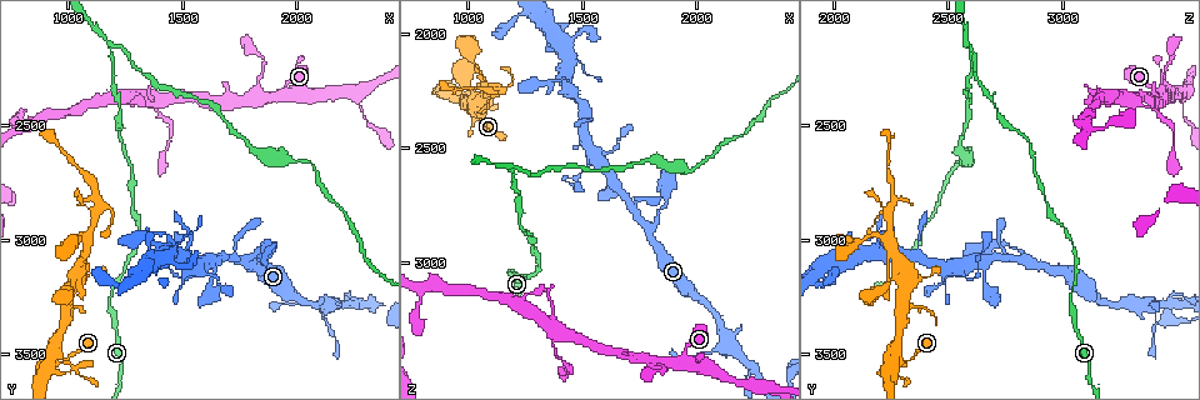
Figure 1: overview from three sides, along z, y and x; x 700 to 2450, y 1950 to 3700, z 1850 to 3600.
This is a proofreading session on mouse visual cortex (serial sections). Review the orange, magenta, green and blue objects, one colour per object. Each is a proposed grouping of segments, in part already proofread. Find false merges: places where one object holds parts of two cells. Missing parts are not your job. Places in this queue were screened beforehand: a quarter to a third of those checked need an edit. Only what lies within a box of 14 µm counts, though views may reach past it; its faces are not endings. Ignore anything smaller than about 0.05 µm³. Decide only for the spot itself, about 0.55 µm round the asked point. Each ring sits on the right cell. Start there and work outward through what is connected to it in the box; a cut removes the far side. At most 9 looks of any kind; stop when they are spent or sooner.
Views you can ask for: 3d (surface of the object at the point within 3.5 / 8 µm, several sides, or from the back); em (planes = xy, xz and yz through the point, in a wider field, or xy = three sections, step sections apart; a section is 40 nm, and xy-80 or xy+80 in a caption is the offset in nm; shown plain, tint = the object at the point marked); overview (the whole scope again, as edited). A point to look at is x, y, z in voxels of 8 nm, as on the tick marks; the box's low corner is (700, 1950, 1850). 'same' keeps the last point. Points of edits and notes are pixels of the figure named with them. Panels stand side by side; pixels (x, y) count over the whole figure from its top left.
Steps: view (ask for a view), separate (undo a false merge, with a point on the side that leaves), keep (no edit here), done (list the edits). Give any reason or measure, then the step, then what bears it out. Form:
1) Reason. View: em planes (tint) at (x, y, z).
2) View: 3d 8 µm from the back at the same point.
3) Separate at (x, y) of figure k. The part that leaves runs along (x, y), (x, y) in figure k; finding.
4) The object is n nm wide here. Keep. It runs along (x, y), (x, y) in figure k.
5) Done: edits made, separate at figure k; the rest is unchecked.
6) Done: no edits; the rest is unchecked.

Thin neck. View: 3d 8 µm at (930, 3530, 2280).

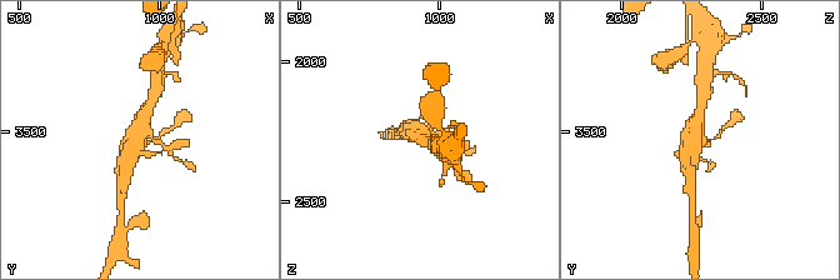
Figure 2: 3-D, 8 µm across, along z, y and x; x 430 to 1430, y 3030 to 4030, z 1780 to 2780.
4 arms meet here; the arms are 100, 150, 350, 500 nm wide; need the tissue. View: em xy step 1 (tint) at (940, 3520, 2280).

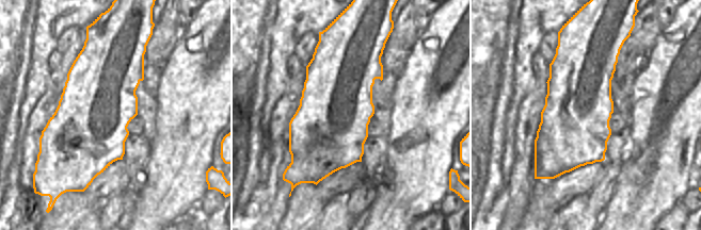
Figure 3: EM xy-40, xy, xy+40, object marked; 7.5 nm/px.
Keep. Continuous, no second cell.

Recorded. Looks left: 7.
View: 3d 8 µm from the back at (1560, 3150, 2570).

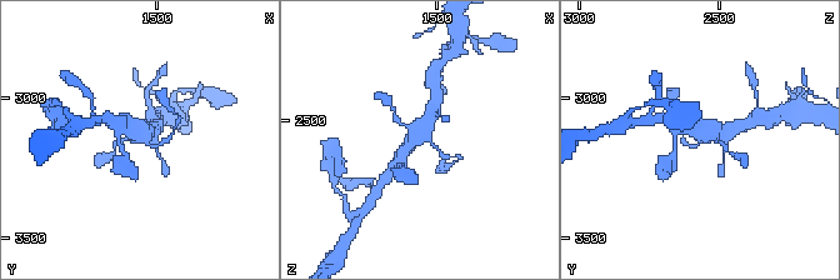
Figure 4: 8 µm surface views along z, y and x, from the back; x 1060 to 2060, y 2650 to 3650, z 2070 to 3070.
Zoom in. View: 3d 3.5 µm at (1540, 3140, 2570).

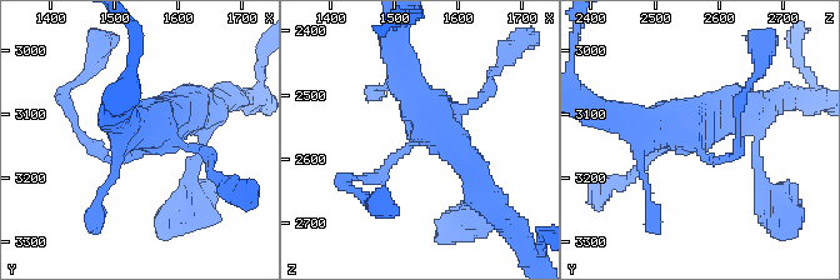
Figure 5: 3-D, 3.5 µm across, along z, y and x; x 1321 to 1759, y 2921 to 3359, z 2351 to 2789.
View: em xy step 5 (tint) at (1545, 3145, 2570).

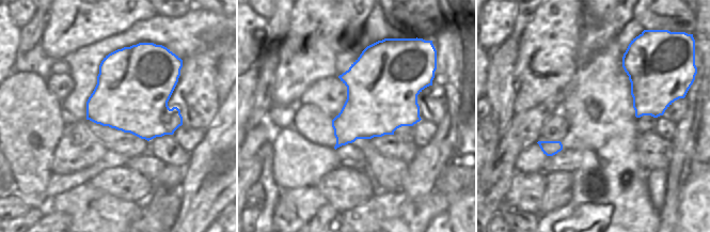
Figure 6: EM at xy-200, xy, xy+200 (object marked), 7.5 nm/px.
The arms are 100, 150, 400, 400 nm wide. Keep. It runs along (479, 186), (406, 86), (399, 55) in figure 5; one cell here.

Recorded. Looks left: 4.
Side arm on a straight run. View: 3d 8 µm at (1200, 2180, 2600).

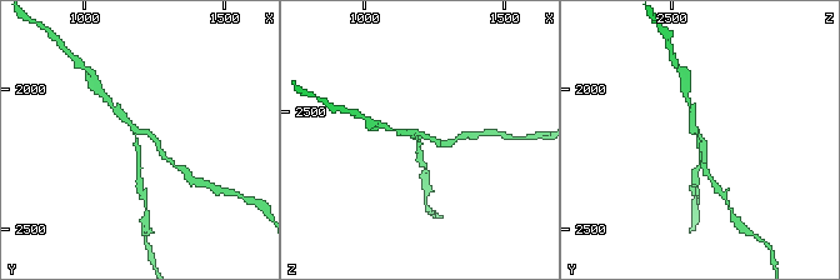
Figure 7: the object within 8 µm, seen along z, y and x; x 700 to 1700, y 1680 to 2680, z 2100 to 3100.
View: 3d 3.5 µm at (1190, 2180, 2590).

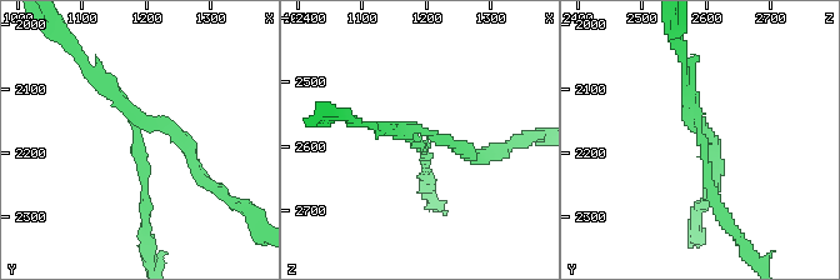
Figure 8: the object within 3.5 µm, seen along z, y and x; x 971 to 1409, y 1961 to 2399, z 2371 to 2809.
Need the tissue. View: em xy step 5 (tint) at (1185, 2180, 2590).

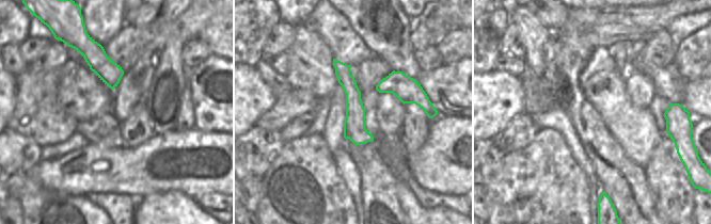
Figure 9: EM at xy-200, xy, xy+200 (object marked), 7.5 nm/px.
3 arms meet here; the arms are 150, 200, 200 nm wide. Separate at (465, 148) of figure 8. The part that leaves runs along (426, 135), (473, 158), (508, 148) in figure 8; two cells meet here.

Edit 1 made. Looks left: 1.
Done: edits made, separate at figure 8; the rest is unchecked.

